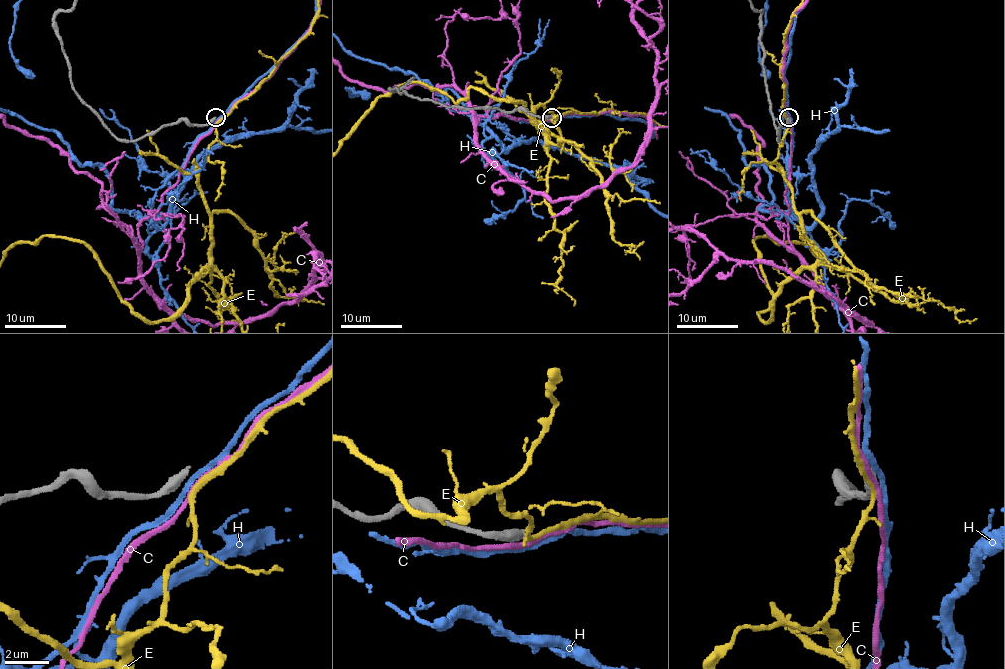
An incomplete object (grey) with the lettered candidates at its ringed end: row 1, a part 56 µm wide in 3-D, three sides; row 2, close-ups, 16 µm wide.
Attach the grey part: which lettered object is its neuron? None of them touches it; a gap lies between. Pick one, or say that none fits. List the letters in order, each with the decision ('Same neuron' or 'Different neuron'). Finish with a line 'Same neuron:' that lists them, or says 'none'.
C: Different neuron
E: Different neuron
H: Different neuron
Same neuron: none

